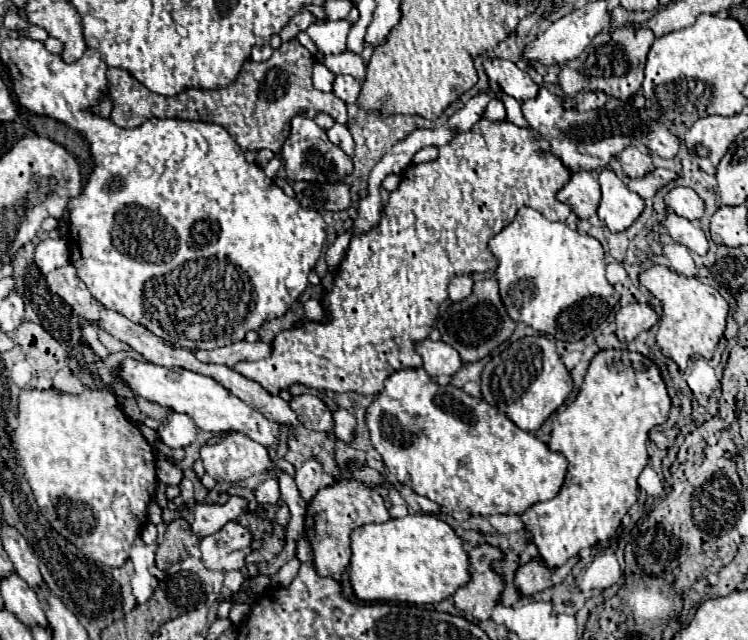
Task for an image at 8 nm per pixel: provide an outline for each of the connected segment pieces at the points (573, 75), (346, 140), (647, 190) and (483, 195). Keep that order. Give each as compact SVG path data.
M627 26L627 28L617 28L613 32L601 32L595 36L595 40L583 50L581 56L571 60L565 68L559 72L559 86L563 90L561 104L565 110L577 108L577 96L587 90L587 92L605 92L607 96L615 96L619 100L629 100L635 96L635 92L641 88L643 82L643 64L647 58L647 48L651 48L655 36L651 32L637 28L637 26Z
M333 124L329 130L325 130L325 134L327 134L327 138L329 138L335 146L343 148L343 152L347 152L349 156L353 156L353 146L355 146L355 144L353 144L353 138L351 138L347 126L343 126L343 124Z
M655 168L653 172L645 174L645 176L641 176L641 178L621 176L623 184L625 184L631 192L639 194L643 200L653 198L653 196L655 196L655 192L657 192L659 188L663 188L665 184L669 184L669 182L671 182L671 180L675 180L675 178L677 178L677 174L675 174L675 172L671 172L671 170L665 170L665 168Z
M485 118L475 124L473 130L469 132L461 132L461 134L455 134L455 138L441 146L439 148L439 158L435 162L427 162L427 164L409 164L403 172L403 180L399 184L397 190L393 190L389 194L389 202L385 204L383 208L383 216L381 216L381 222L377 228L371 228L369 232L363 232L363 234L355 234L351 238L351 244L347 248L347 254L343 258L343 262L339 264L337 272L335 272L335 284L333 284L333 290L325 296L323 300L323 306L327 310L327 318L323 322L307 322L303 326L295 326L295 328L289 328L289 330L283 330L281 334L275 336L273 344L271 344L271 354L263 360L257 360L257 362L239 362L235 366L235 372L243 374L245 378L249 380L255 380L259 382L267 392L271 394L277 394L281 392L283 388L289 388L291 384L303 384L303 386L309 386L309 388L319 388L319 390L331 390L331 392L357 392L361 396L377 396L381 394L383 390L383 384L385 380L397 372L397 370L407 370L407 368L421 368L423 366L423 358L417 354L415 346L423 340L429 338L431 334L431 328L433 328L433 320L439 312L439 304L443 300L447 300L447 284L451 280L451 264L453 264L453 276L457 274L465 274L465 276L471 276L471 274L483 274L487 270L493 270L495 268L495 258L491 256L491 252L487 250L487 244L489 240L499 234L505 226L509 226L515 218L515 214L519 212L519 208L523 206L531 206L531 208L539 211L543 216L549 220L559 220L559 222L565 222L565 218L571 214L571 208L567 208L567 204L559 204L555 200L555 192L559 188L563 188L567 184L567 180L571 178L569 170L561 164L559 158L555 158L549 150L549 144L545 140L541 140L541 136L537 132L533 132L531 128L525 130L525 128L517 128L513 126L511 122L487 122Z

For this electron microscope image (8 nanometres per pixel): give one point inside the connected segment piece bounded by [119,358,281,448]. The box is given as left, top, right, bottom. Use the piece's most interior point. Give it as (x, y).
(214, 409)

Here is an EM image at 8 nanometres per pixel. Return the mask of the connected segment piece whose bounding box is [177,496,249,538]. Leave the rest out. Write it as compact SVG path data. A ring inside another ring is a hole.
M231 496L227 500L227 504L219 506L219 504L181 504L177 506L179 512L183 510L191 510L195 520L191 524L191 530L197 538L205 538L209 534L215 534L225 522L237 520L239 516L249 512L249 500L241 498L241 496Z

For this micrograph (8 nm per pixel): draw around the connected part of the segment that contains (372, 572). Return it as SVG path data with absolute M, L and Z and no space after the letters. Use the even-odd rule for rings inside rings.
M409 514L405 518L391 518L383 524L365 524L351 534L351 572L349 582L353 594L359 600L373 602L411 602L411 604L439 604L441 600L449 598L457 588L469 582L467 570L467 554L463 550L461 538L453 532L453 528L433 516L433 514Z

